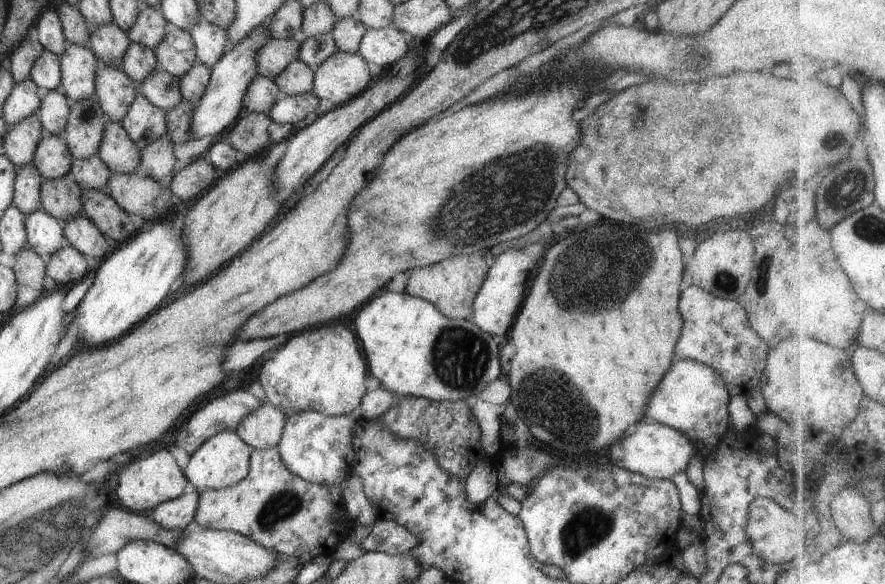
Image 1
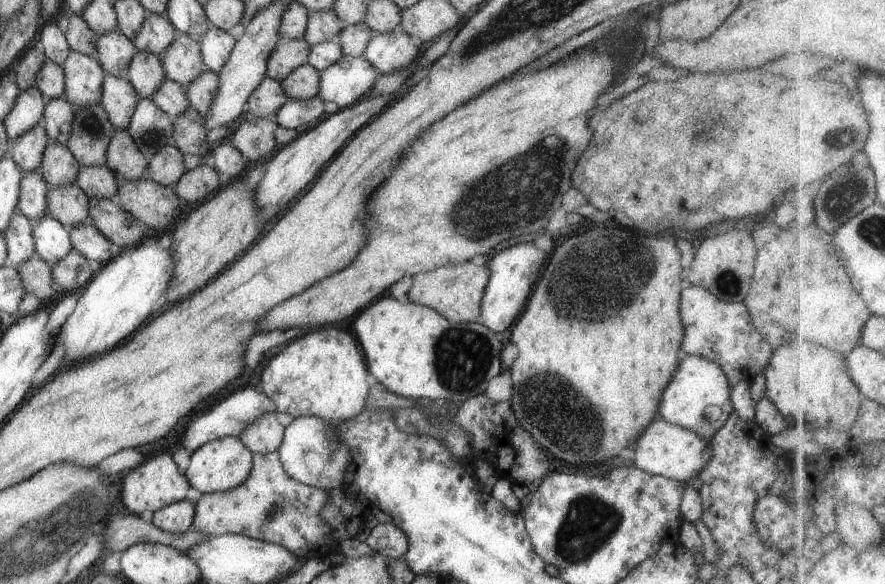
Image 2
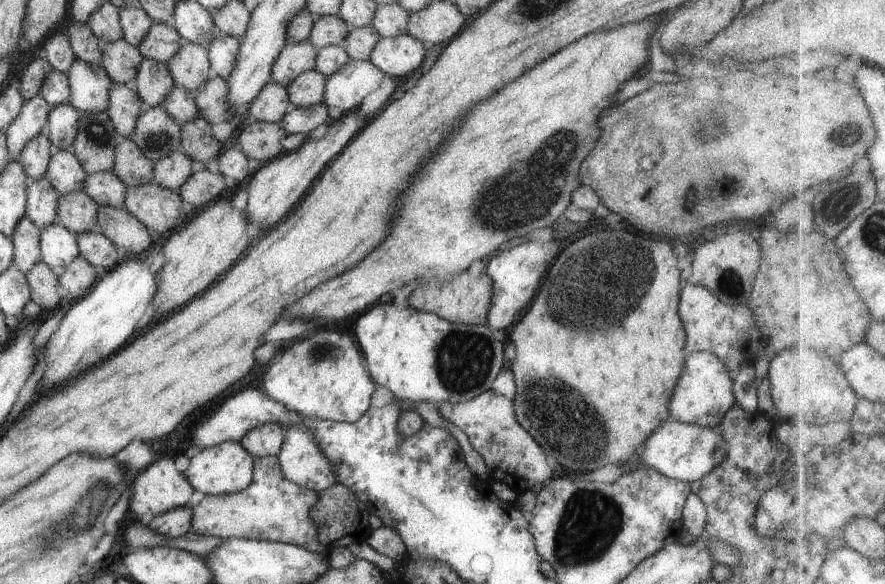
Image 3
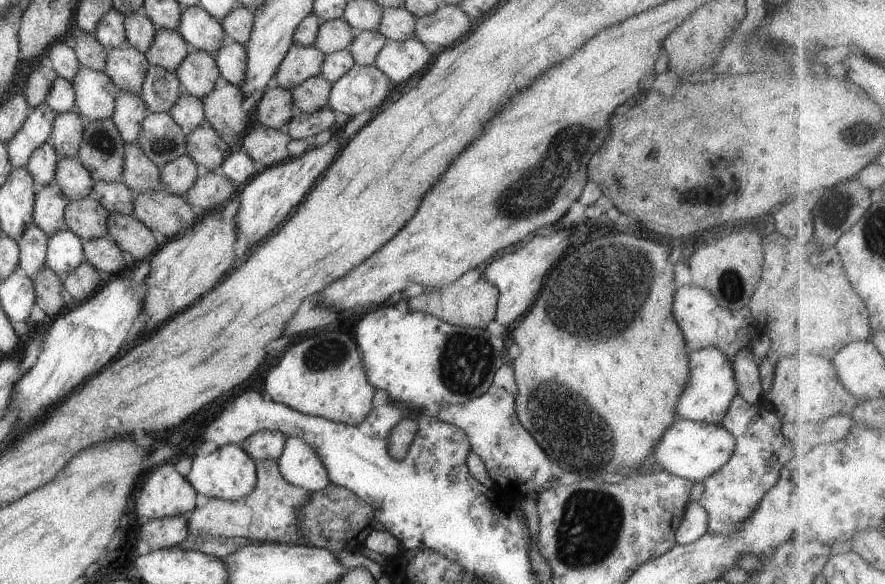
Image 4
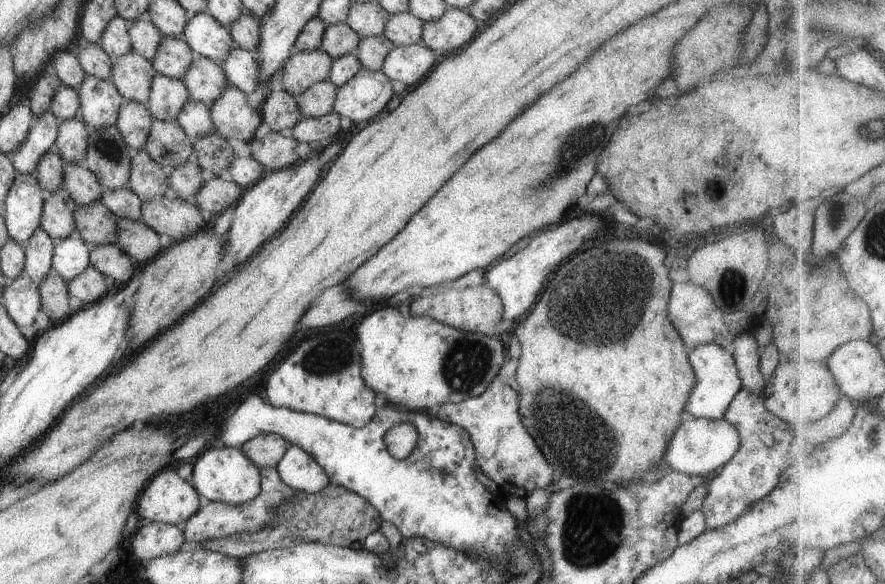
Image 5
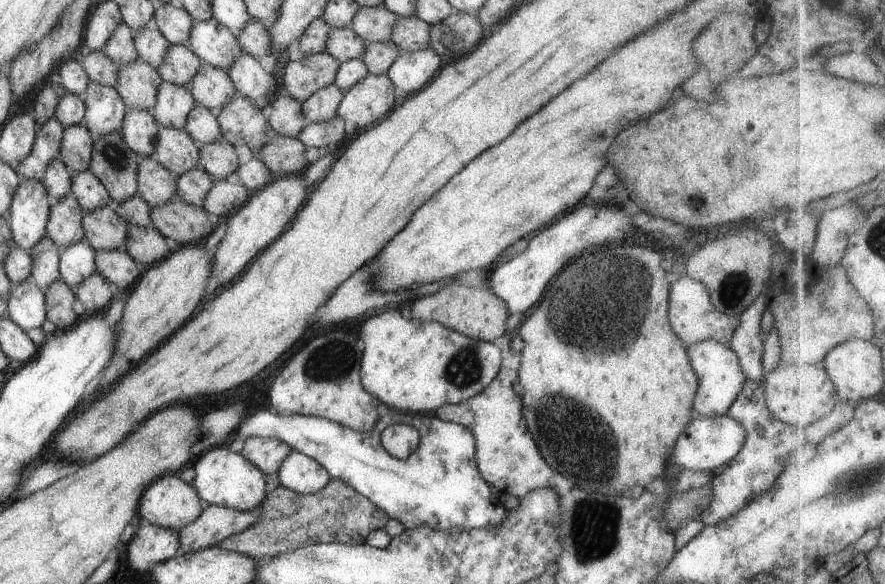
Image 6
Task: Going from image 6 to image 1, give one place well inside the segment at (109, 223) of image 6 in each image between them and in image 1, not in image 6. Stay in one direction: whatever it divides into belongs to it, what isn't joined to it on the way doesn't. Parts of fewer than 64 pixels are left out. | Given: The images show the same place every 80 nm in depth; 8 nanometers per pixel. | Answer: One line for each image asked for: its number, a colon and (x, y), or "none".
1: (61, 198)
2: (70, 205)
3: (77, 212)
4: (87, 218)
5: (94, 223)

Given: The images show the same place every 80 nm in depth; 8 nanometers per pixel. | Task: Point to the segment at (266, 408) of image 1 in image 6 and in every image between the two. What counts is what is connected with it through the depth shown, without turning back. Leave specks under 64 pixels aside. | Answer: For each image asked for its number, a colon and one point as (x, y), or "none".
2: (264, 436)
3: (265, 440)
4: (266, 445)
5: (263, 450)
6: (267, 454)

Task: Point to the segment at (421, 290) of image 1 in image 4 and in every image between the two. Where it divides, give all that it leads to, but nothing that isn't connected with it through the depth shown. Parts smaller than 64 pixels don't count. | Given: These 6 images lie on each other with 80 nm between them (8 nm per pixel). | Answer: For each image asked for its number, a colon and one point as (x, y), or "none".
2: (454, 291)
3: (466, 300)
4: (478, 309)

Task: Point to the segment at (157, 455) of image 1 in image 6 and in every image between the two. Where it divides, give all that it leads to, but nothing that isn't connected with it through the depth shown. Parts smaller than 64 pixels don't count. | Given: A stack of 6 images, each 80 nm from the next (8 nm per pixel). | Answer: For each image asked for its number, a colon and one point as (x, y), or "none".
2: (157, 482)
3: (160, 488)
4: (162, 492)
5: (167, 498)
6: (169, 502)

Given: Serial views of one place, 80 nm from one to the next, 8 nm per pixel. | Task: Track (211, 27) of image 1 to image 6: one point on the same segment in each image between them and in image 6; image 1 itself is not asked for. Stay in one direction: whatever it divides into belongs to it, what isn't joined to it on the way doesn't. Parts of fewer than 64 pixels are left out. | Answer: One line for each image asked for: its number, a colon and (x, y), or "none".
2: (216, 45)
3: (223, 50)
4: (231, 59)
5: (243, 71)
6: (249, 77)

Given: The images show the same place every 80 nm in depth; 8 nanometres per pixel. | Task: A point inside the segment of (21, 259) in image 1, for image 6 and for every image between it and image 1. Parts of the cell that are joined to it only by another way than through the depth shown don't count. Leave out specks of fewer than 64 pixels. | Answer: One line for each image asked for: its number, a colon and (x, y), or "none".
2: (36, 275)
3: (42, 281)
4: (47, 284)
5: (54, 290)
6: (59, 297)

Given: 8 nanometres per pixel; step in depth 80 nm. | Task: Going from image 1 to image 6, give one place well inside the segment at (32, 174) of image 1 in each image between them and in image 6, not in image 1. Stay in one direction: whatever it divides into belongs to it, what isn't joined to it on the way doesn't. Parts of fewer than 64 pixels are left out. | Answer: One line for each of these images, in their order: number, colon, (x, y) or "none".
2: (32, 203)
3: (42, 198)
4: (50, 202)
5: (58, 218)
6: (64, 227)

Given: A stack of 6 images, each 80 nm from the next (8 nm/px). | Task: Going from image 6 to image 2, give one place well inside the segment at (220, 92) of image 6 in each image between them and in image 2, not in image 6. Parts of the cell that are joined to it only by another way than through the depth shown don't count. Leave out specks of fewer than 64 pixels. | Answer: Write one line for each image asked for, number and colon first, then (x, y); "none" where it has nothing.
2: (182, 61)
3: (190, 67)
4: (198, 72)
5: (205, 80)

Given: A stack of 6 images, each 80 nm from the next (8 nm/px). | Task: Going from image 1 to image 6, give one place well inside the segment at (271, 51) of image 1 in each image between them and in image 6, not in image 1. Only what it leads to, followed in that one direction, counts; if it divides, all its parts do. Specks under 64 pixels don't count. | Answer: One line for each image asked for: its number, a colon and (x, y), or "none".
2: (288, 55)
3: (296, 58)
4: (300, 63)
5: (306, 68)
6: (302, 78)

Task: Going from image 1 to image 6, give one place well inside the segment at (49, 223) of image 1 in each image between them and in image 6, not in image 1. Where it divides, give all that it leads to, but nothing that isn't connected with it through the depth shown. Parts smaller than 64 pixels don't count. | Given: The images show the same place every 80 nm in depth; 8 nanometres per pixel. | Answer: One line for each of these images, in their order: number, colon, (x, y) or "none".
2: (53, 242)
3: (59, 247)
4: (65, 252)
5: (71, 256)
6: (77, 262)

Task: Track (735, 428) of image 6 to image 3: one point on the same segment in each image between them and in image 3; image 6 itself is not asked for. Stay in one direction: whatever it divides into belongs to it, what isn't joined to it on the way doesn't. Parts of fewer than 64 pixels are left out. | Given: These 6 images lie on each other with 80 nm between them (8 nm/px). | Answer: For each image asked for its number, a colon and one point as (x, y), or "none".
3: (686, 452)
4: (693, 450)
5: (700, 446)

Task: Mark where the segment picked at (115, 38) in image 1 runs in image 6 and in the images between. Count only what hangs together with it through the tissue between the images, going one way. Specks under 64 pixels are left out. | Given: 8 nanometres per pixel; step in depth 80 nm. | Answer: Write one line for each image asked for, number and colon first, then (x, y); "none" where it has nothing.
2: (114, 51)
3: (120, 60)
4: (126, 66)
5: (132, 74)
6: (138, 83)

